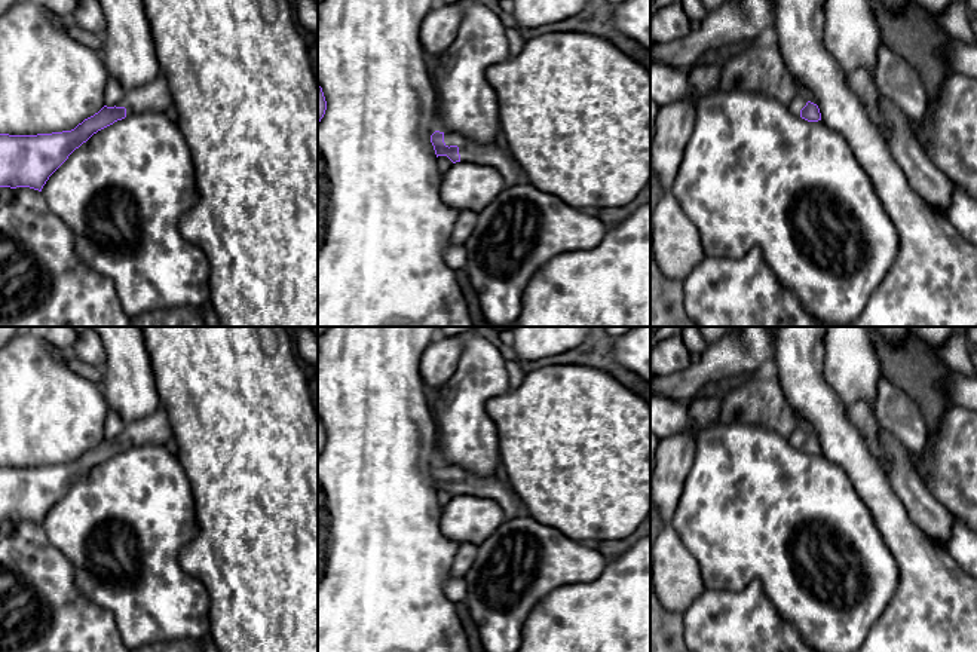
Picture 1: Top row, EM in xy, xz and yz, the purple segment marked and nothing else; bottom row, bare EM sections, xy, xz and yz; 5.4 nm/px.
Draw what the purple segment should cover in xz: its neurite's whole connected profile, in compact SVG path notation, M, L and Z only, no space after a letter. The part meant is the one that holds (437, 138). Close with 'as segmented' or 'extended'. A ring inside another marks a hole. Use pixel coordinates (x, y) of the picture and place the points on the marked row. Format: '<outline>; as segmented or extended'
M435 131L431 135L435 154L447 156L453 163L472 162L496 168L505 178L506 186L527 183L524 169L496 144L478 144L456 134Z; extended

